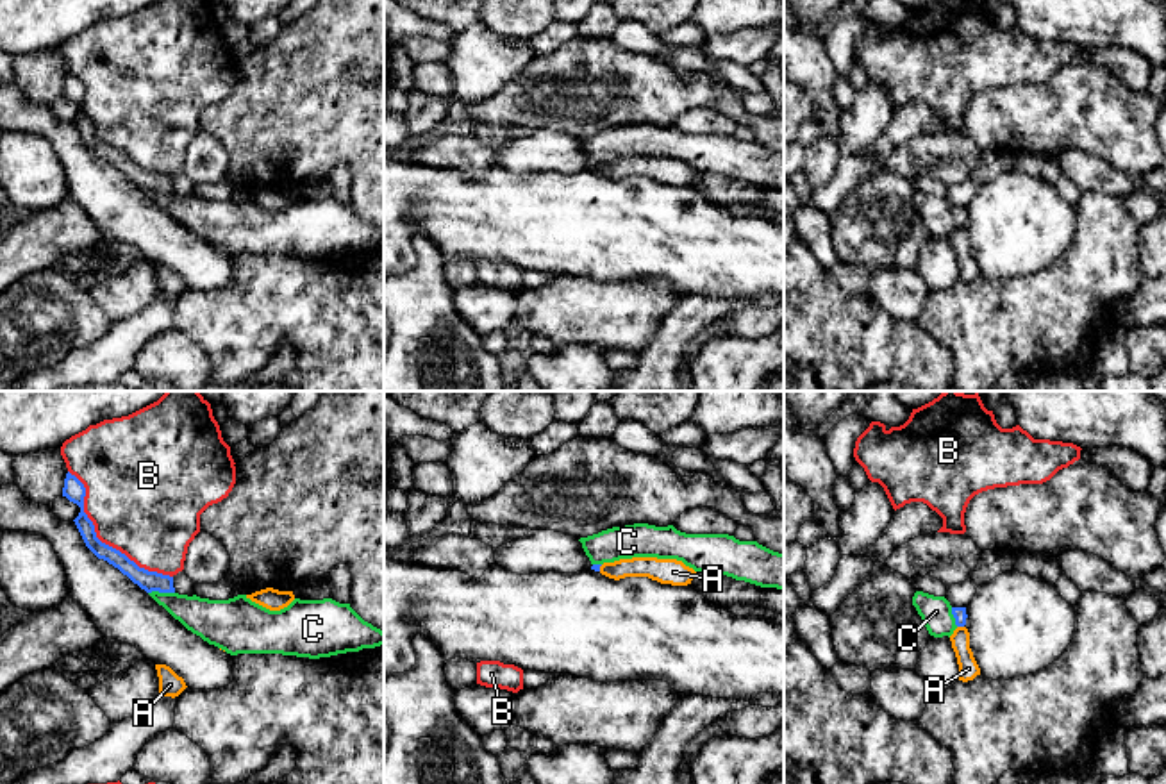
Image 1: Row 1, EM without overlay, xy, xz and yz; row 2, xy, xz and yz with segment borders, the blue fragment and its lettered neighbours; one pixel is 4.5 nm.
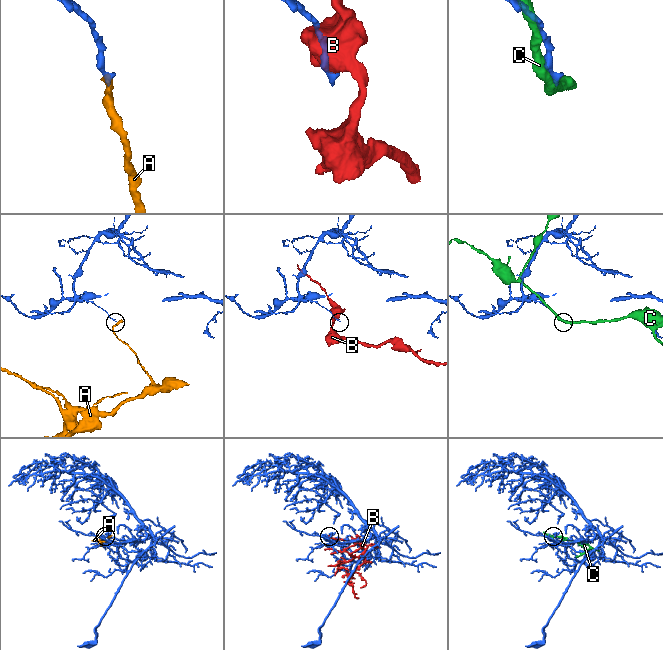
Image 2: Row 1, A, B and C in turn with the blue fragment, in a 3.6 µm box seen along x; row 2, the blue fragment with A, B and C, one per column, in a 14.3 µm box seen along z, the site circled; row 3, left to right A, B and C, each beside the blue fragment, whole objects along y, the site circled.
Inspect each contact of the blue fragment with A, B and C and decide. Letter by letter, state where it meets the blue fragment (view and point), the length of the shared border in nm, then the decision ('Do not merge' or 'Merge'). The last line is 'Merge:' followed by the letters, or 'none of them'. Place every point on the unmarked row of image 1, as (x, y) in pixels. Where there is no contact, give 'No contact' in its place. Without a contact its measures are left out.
A: Touches blue at yz (961, 225). Shared border 30 nm. Do not merge
B: Touches blue at xy (100, 141). Shared border 700 nm. Do not merge
C: Touches blue at xy (161, 191). Shared border 120 nm. Do not merge
Merge: none of them

